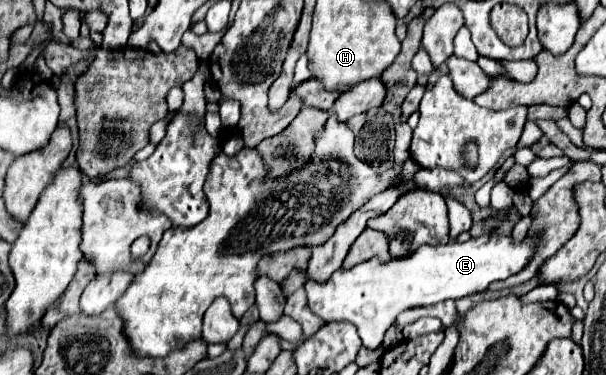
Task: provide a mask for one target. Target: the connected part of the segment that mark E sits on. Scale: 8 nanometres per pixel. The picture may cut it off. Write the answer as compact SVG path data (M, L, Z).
M484 233L478 239L466 243L450 241L446 245L422 245L418 251L404 255L402 259L368 259L350 269L338 269L328 281L304 283L308 305L322 321L350 321L358 327L358 335L368 349L380 347L384 333L396 321L396 317L412 307L434 305L446 299L462 299L472 293L486 291L492 281L506 279L518 273L530 259L534 241L524 239L512 243L510 237L496 237Z

